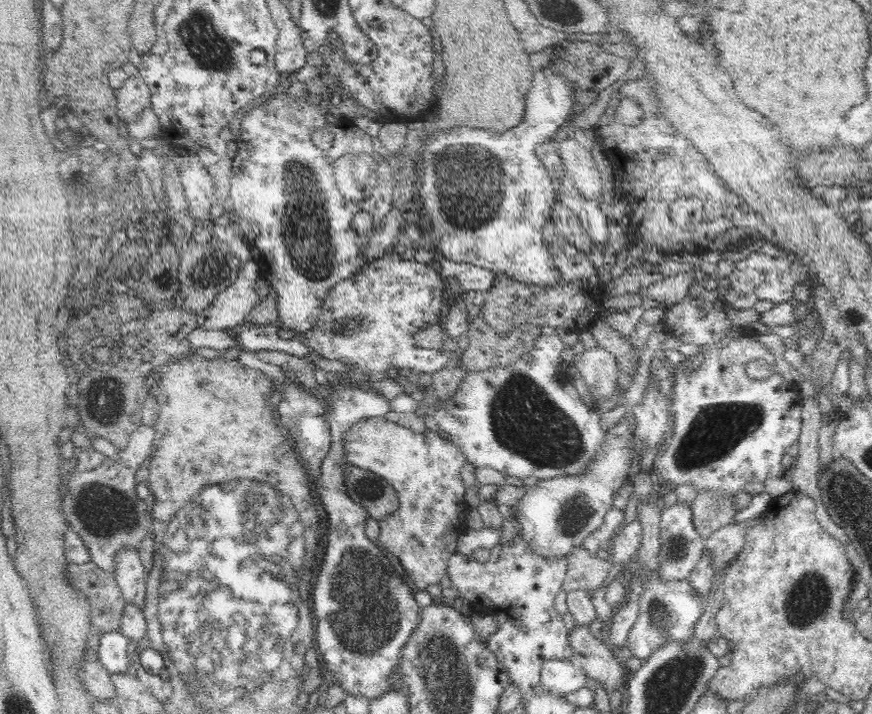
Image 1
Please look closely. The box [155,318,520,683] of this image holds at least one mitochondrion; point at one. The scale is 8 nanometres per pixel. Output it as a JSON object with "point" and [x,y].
{"point":[364,616]}

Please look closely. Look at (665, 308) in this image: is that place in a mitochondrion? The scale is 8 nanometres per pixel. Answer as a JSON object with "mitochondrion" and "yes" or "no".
{"mitochondrion":"no"}

